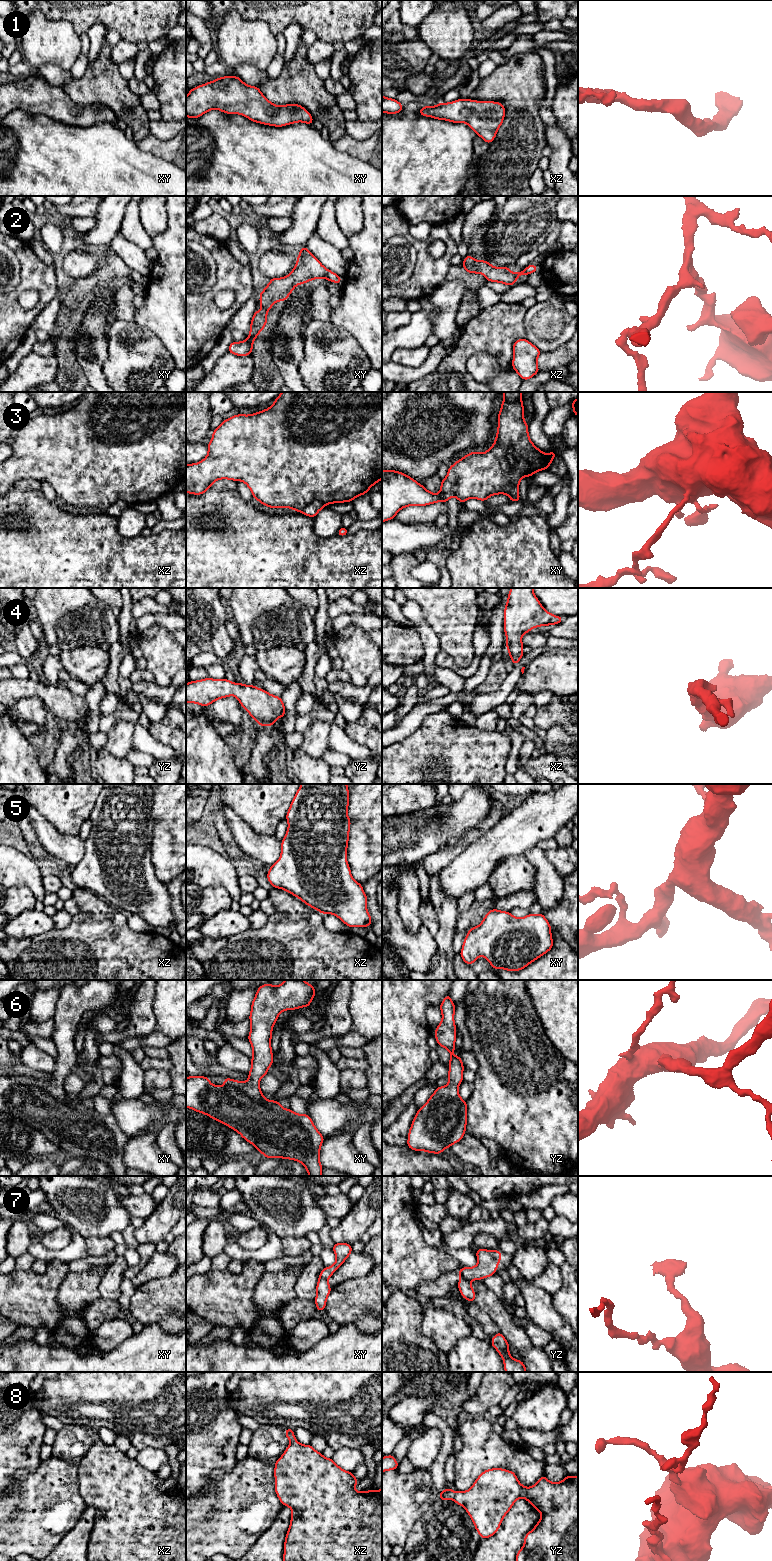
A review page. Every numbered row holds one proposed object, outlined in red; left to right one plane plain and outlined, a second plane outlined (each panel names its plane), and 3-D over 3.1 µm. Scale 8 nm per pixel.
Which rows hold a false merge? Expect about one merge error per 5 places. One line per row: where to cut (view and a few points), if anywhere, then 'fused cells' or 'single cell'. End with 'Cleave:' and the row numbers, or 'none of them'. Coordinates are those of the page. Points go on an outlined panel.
1: no cut; single cell
2: no cut; single cell
3: cut in xy along (510, 446), (514, 458), (513, 465); fused cells
4: no cut; single cell
5: no cut; single cell
6: no cut; single cell
7: cut in xy along (319, 1278), (327, 1280); fused cells
8: no cut; single cell
Cleave: 3, 7

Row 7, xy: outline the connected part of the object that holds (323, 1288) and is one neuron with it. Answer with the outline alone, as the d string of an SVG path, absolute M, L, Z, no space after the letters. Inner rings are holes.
M319 1279L316 1285L317 1295L314 1300L318 1313L326 1308L326 1300L331 1292L328 1280Z

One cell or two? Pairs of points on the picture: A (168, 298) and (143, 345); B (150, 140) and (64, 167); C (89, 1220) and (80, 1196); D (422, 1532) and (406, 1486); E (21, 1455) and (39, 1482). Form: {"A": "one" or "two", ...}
{"A": "two", "B": "two", "C": "one", "D": "two", "E": "two"}

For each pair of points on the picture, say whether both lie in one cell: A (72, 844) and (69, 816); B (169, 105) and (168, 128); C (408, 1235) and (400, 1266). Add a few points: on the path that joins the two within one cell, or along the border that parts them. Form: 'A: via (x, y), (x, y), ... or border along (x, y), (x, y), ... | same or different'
A: border along (50, 823), (63, 834), (78, 835) | different
B: border along (162, 118), (168, 121), (175, 121) | different
C: via (400, 1243), (400, 1258) | same

